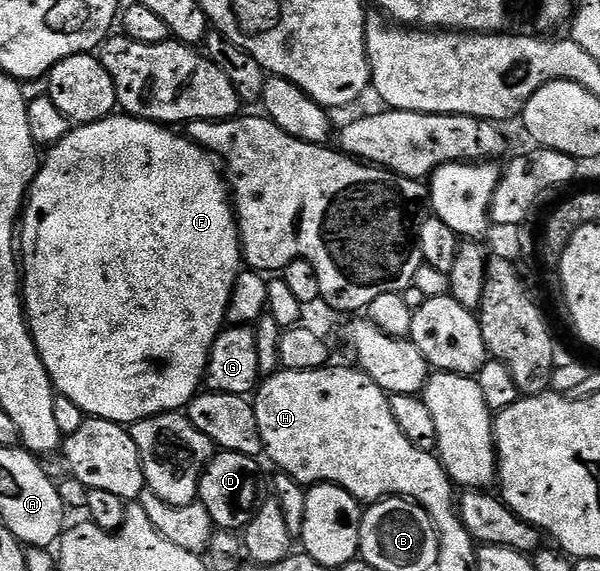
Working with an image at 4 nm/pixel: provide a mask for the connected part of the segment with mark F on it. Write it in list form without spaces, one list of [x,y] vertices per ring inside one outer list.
[[[117,112],[108,118],[98,120],[94,124],[85,126],[77,125],[65,136],[57,146],[51,147],[43,155],[40,170],[36,173],[36,179],[32,185],[31,192],[28,193],[28,200],[24,207],[24,217],[22,225],[18,231],[18,245],[22,251],[22,269],[24,272],[24,308],[28,312],[28,327],[32,329],[32,335],[36,341],[38,352],[42,356],[42,364],[50,376],[52,385],[59,397],[74,400],[78,408],[84,411],[85,415],[121,424],[131,424],[143,418],[152,418],[156,414],[171,414],[180,412],[187,407],[188,403],[201,393],[205,385],[204,374],[208,371],[208,357],[212,351],[214,340],[219,336],[220,331],[225,329],[228,316],[228,305],[232,299],[232,289],[236,283],[242,269],[242,251],[240,249],[240,227],[236,221],[236,211],[234,203],[230,197],[230,187],[218,165],[217,159],[209,154],[204,147],[193,142],[191,138],[183,133],[175,134],[175,129],[158,122],[147,122],[141,118],[131,118],[126,113]]]

